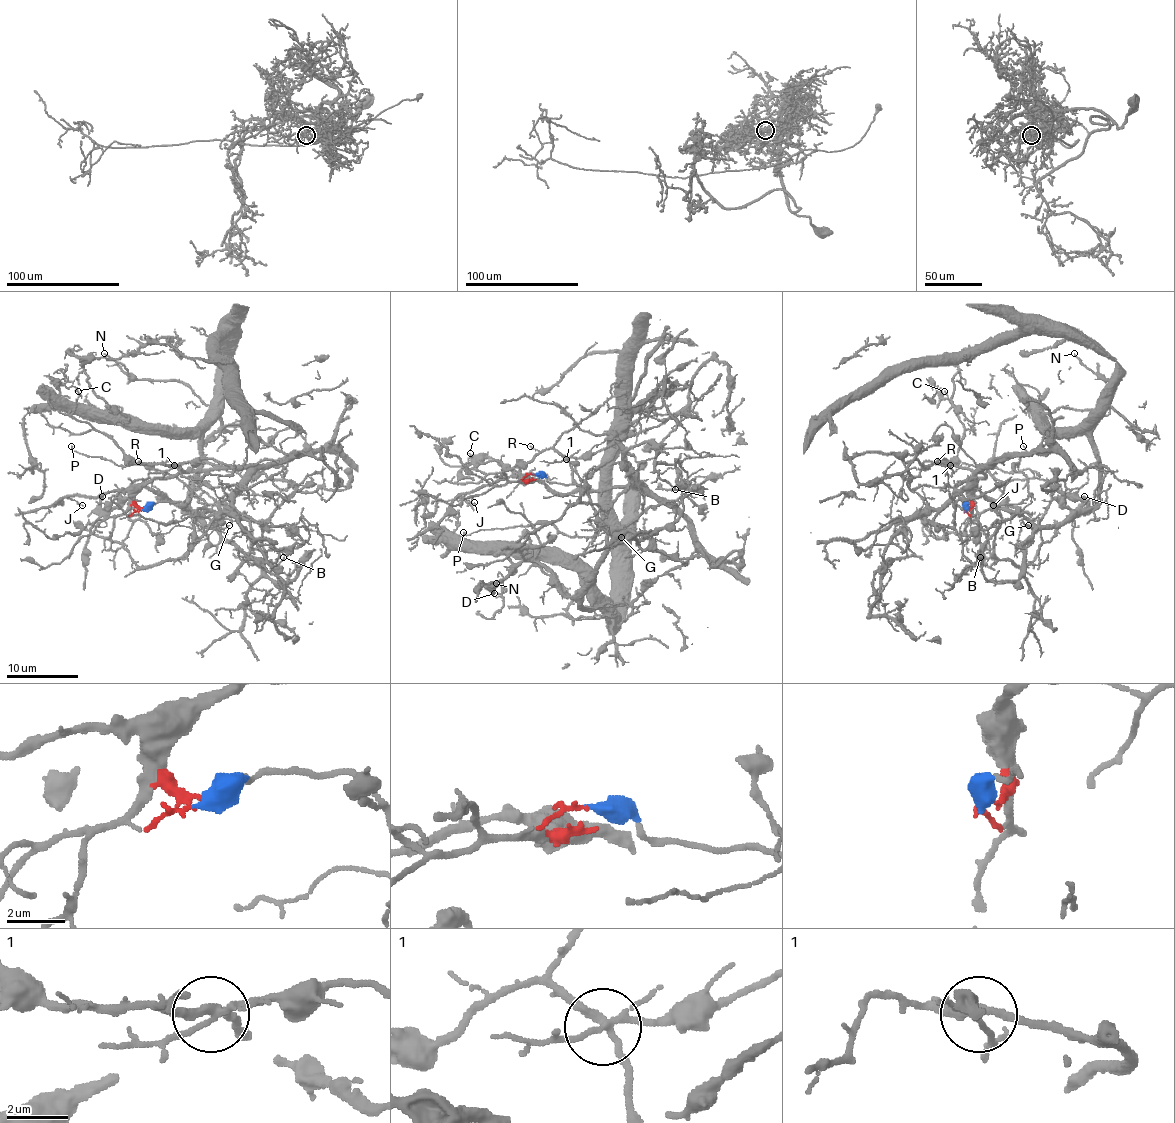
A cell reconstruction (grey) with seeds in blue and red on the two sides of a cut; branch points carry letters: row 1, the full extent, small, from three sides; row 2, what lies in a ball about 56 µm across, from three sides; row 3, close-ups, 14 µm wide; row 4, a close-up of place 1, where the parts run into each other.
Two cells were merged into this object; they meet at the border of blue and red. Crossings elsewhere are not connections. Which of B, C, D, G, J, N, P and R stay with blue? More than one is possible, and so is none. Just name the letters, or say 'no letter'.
D, G, N

